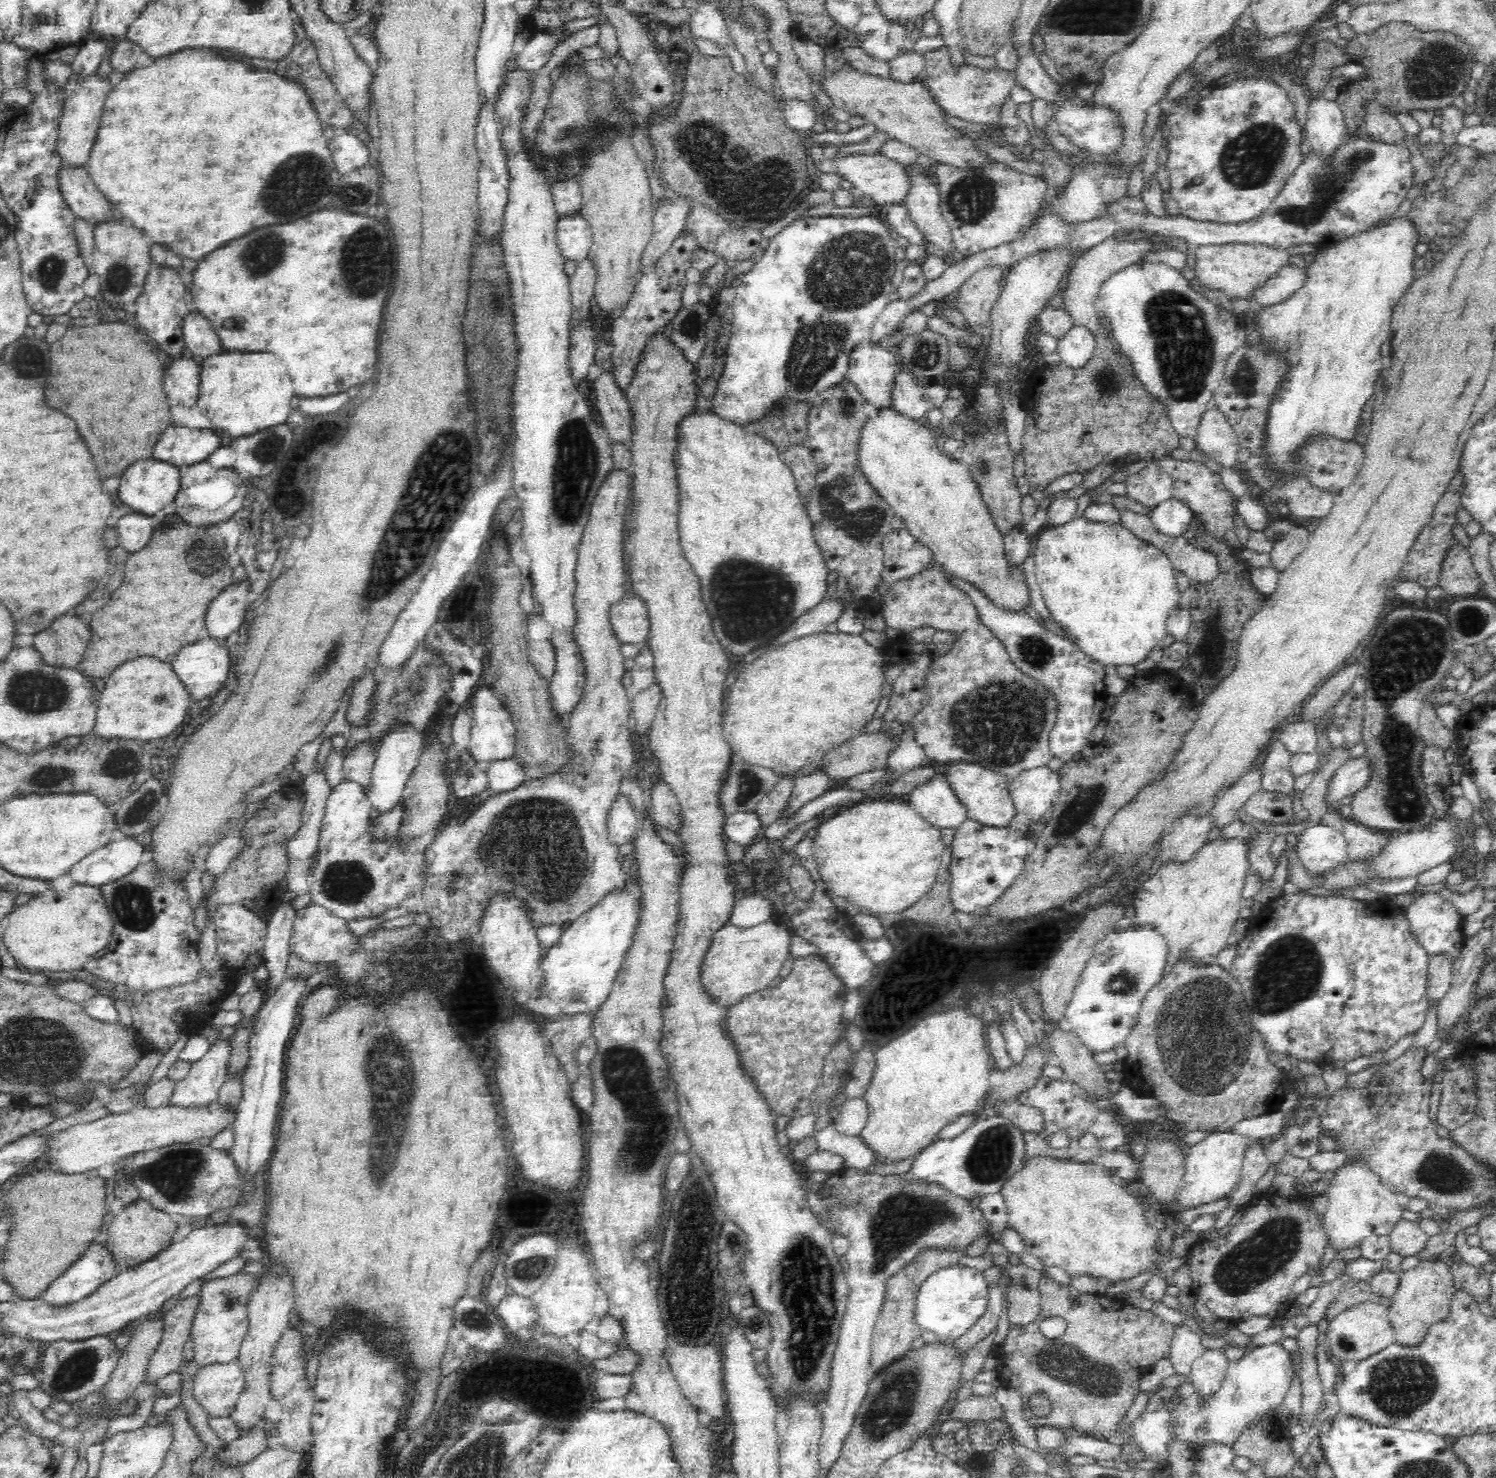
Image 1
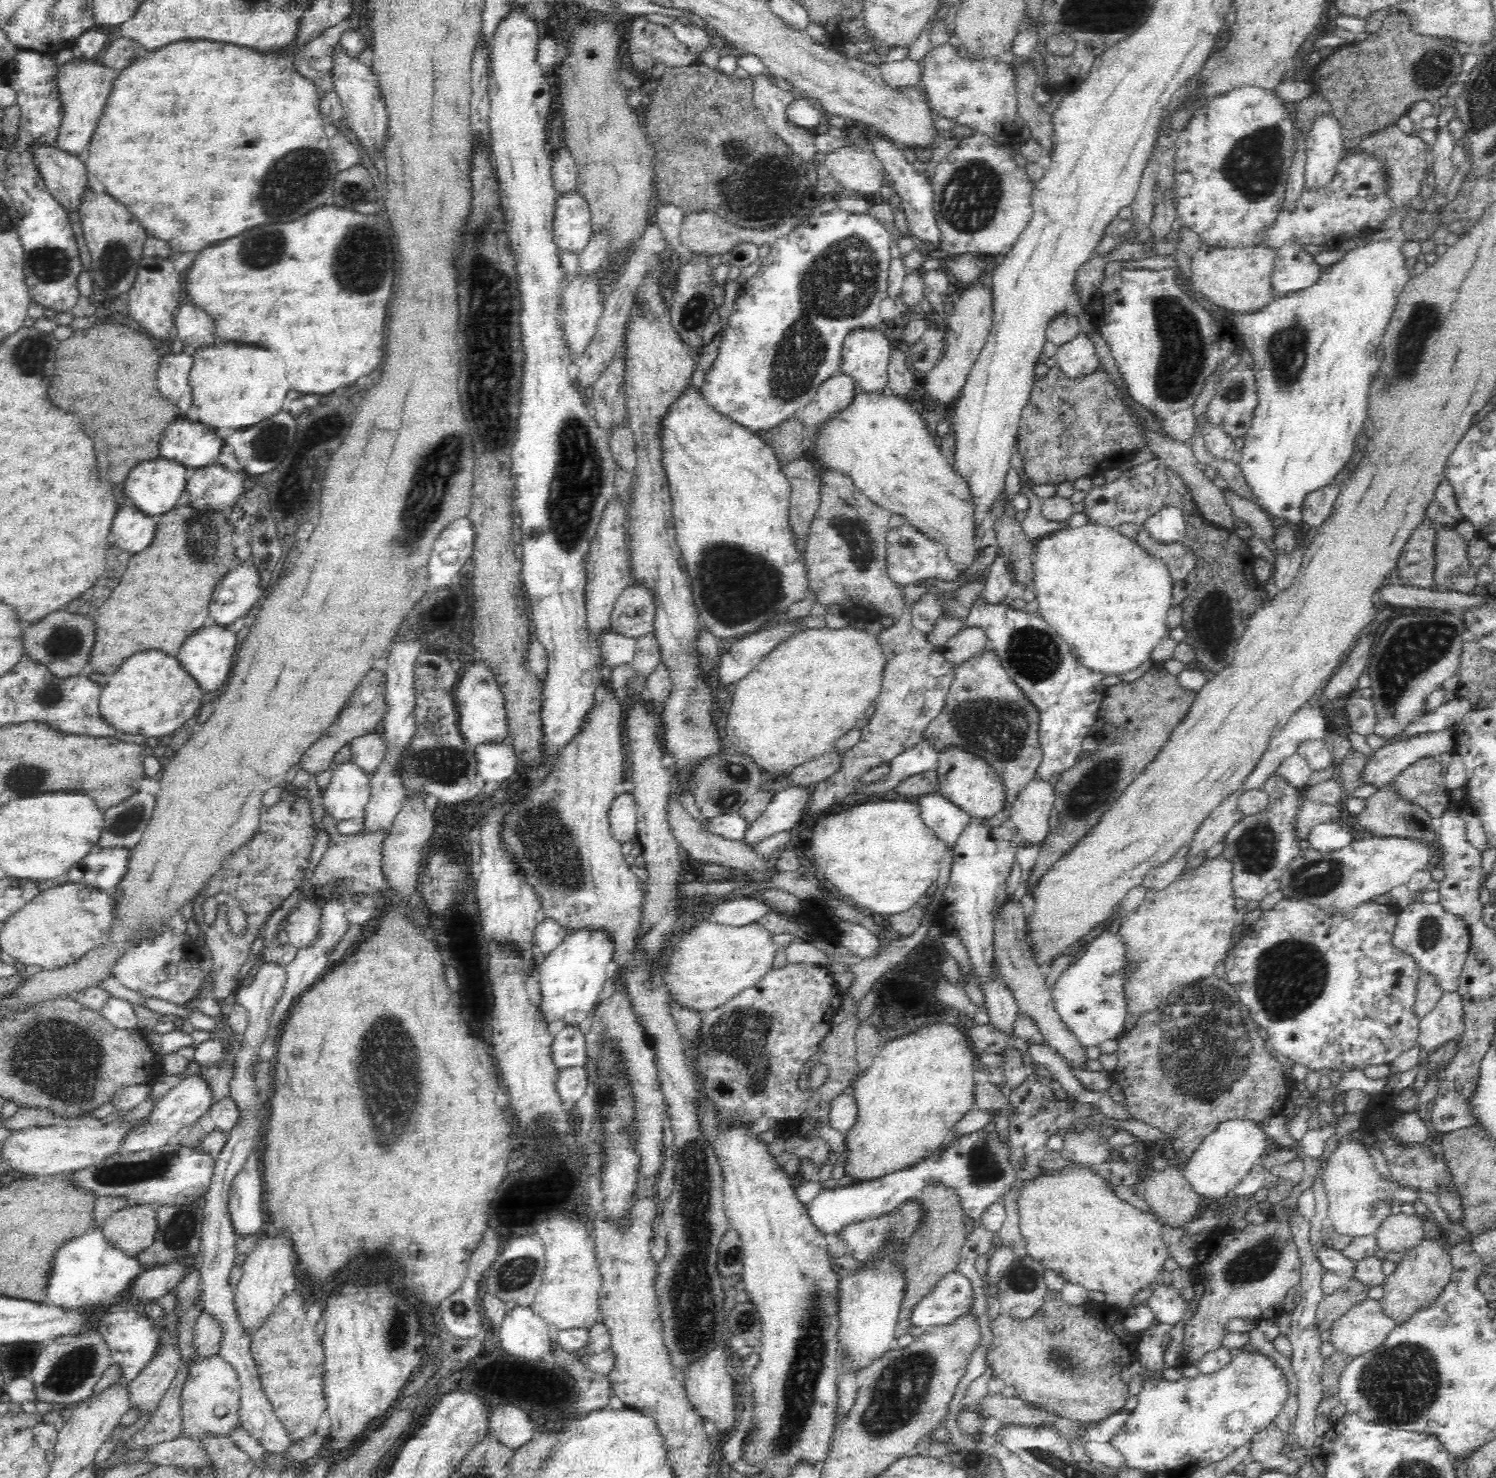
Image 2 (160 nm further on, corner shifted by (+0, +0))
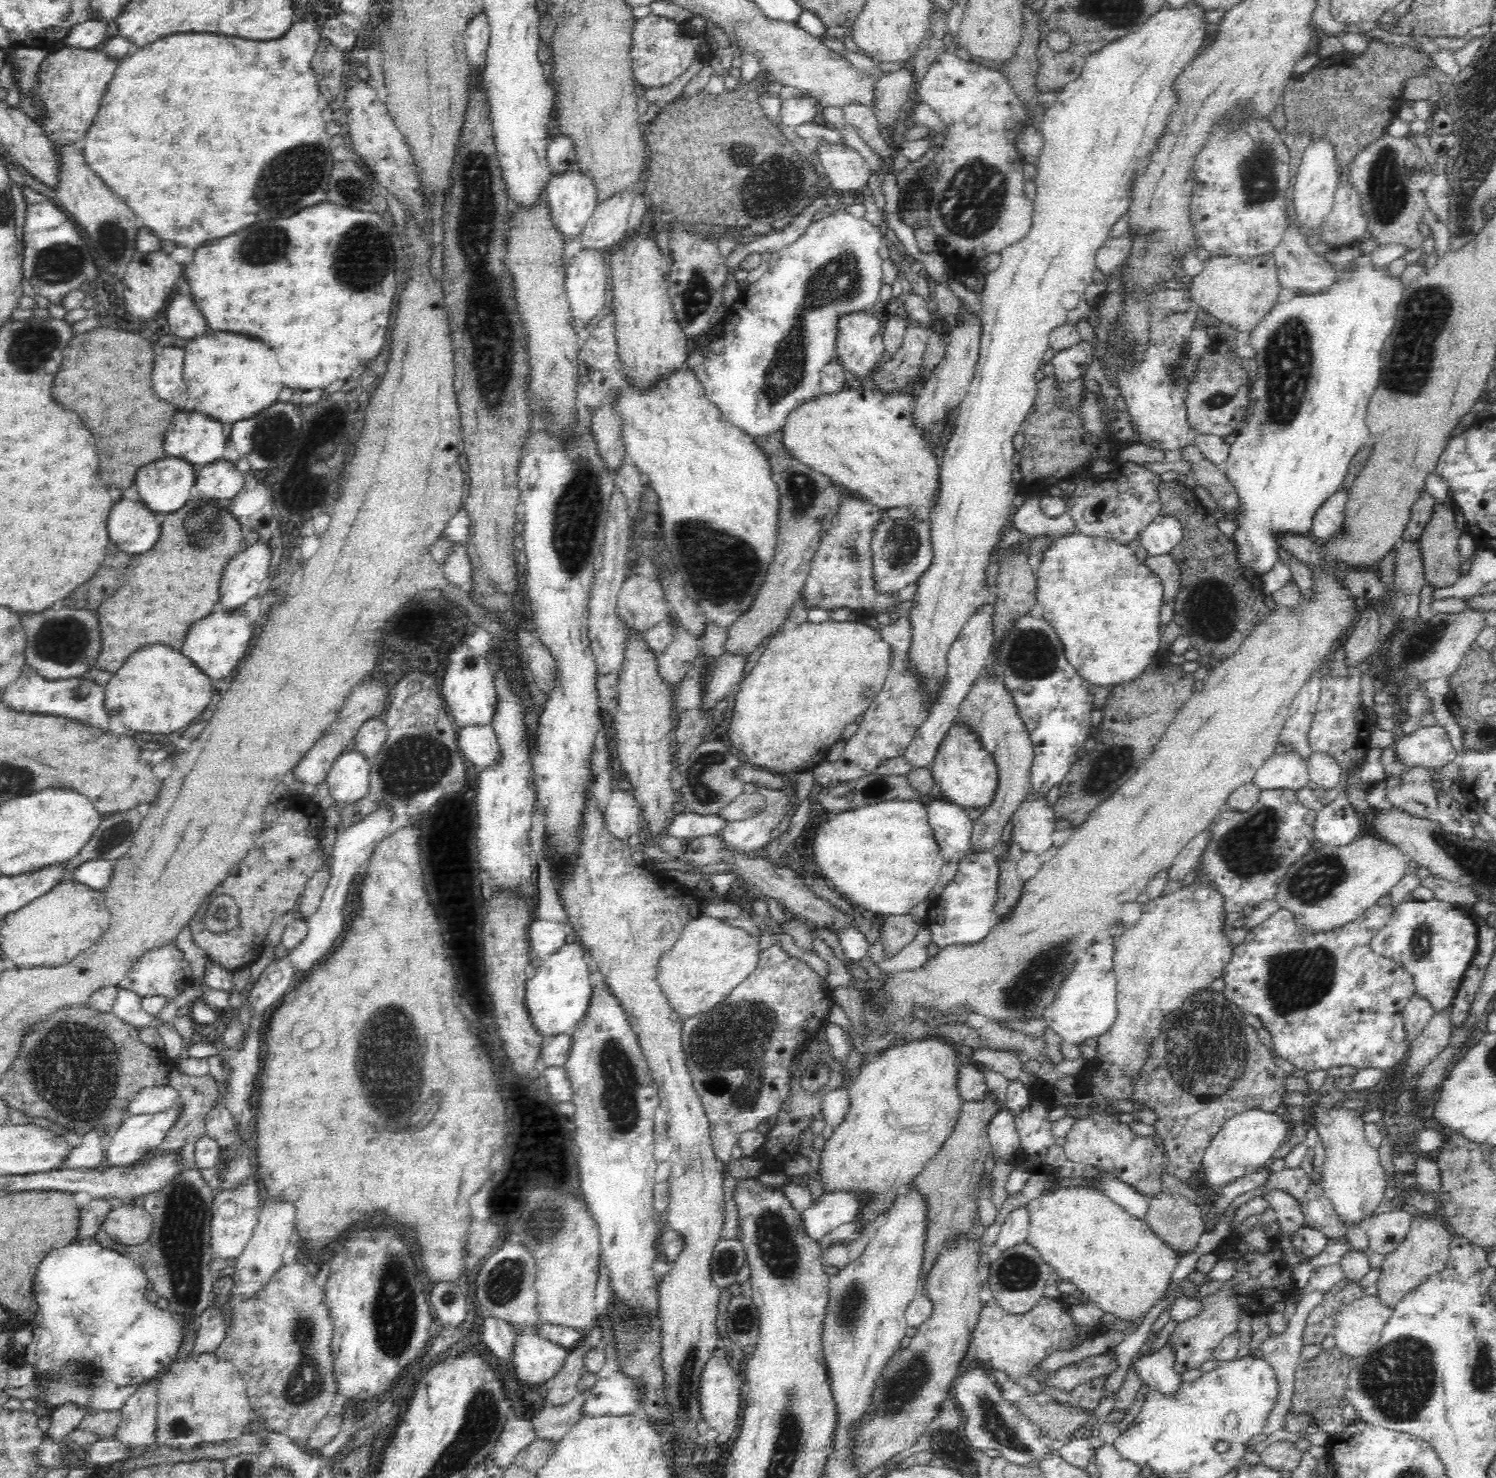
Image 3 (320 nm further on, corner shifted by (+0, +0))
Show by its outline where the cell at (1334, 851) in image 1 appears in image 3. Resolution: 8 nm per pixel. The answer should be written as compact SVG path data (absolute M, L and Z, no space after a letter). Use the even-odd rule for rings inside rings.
M1339 795L1315 816L1313 835L1317 846L1342 847L1359 837L1361 820L1347 796Z

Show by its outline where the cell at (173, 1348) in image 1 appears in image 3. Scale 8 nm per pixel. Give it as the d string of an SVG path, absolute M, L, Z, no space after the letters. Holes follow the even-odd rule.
M160 1376L150 1377L138 1384L122 1405L123 1418L115 1437L120 1442L130 1445L130 1449L136 1453L134 1457L144 1454L156 1441L158 1388Z

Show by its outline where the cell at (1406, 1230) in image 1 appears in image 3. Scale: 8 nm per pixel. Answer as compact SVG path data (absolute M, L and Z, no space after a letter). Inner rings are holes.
M1397 1208L1388 1213L1378 1213L1368 1220L1366 1234L1368 1236L1368 1252L1388 1255L1397 1250L1410 1232L1410 1224L1414 1216Z

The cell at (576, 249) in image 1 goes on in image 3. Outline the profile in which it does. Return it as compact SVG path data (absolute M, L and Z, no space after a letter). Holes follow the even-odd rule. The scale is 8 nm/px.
M578 170L562 176L553 174L547 204L553 229L564 237L564 242L574 240L597 210L596 189Z

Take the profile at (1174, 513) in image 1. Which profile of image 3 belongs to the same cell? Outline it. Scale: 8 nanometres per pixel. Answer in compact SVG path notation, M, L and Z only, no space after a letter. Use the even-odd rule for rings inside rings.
M1156 515L1139 535L1139 544L1150 555L1173 553L1184 542L1181 522L1172 515Z

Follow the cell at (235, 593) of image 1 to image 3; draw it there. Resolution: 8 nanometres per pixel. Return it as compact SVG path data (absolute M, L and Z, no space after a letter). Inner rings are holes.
M260 542L246 544L244 549L224 568L220 584L220 600L223 612L242 610L244 604L258 596L261 582L267 578L270 552Z

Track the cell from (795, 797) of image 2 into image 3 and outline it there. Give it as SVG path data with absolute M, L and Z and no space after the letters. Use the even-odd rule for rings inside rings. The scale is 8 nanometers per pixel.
M762 790L761 796L764 799L764 810L756 816L730 822L718 834L724 837L730 849L745 853L763 851L770 842L770 830L776 830L786 818L793 797L787 792L776 790Z

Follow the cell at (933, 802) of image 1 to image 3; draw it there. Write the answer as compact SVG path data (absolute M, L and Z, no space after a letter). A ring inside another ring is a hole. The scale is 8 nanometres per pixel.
M936 796L930 804L927 804L927 821L933 830L944 861L937 883L927 896L930 902L933 902L954 879L960 859L971 847L973 820L968 818L960 805Z

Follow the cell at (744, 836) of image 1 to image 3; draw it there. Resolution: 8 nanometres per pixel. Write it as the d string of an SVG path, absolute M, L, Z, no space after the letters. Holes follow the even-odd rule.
M682 812L674 816L666 834L687 841L706 835L716 836L729 824L730 821L726 817L720 817L718 814L701 815Z

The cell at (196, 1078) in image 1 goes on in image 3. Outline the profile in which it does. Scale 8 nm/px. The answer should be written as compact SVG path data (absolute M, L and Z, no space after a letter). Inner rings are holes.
M180 1098L173 1102L173 1105L166 1110L154 1114L139 1114L124 1119L119 1127L112 1133L111 1144L105 1154L102 1165L108 1166L128 1166L144 1158L150 1150L154 1150L162 1145L167 1133L174 1127L174 1122L178 1122L178 1116L182 1112L182 1101Z

